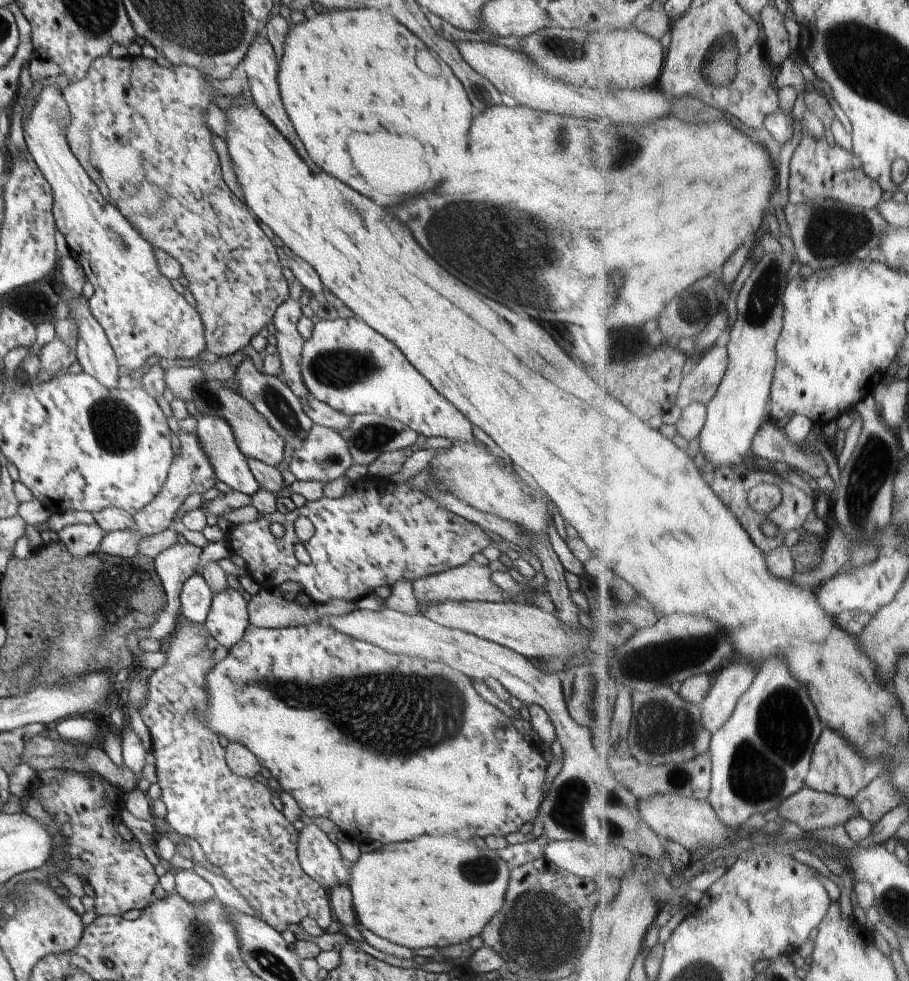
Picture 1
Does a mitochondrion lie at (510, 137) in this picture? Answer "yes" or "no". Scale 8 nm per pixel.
no

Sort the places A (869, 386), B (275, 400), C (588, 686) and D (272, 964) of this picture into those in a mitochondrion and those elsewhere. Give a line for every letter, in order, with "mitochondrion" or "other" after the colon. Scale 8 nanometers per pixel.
A: other
B: mitochondrion
C: mitochondrion
D: mitochondrion

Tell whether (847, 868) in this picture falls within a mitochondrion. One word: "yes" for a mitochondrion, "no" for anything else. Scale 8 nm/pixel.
no

